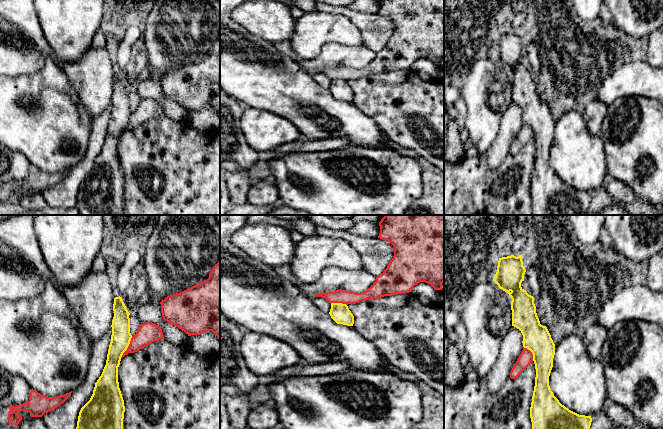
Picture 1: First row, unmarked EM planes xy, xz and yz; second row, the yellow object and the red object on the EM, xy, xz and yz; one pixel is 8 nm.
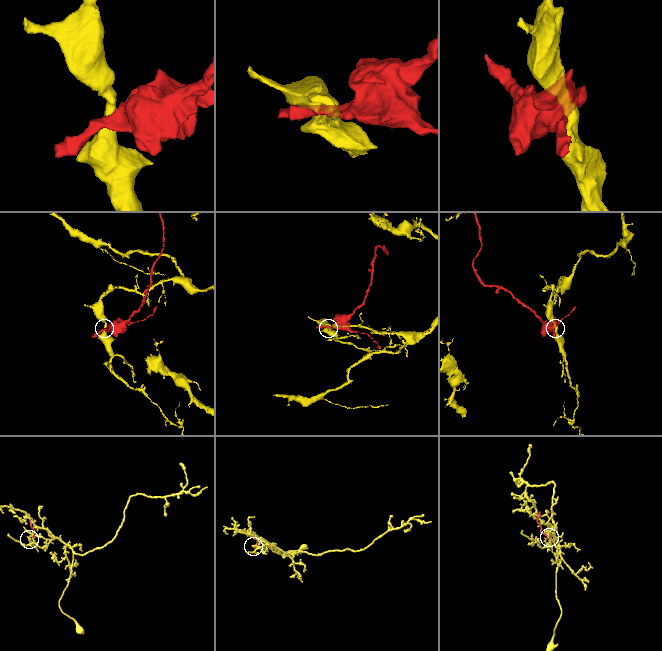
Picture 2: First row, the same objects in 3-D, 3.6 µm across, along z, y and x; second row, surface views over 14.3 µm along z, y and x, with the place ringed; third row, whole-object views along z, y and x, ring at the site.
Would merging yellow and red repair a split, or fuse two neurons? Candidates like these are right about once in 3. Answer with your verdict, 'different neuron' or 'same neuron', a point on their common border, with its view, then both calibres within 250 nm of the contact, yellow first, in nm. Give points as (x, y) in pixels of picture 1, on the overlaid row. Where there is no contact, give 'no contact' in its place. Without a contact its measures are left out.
different neuron; contact xy (127, 347); calibres 160 and 170 nm

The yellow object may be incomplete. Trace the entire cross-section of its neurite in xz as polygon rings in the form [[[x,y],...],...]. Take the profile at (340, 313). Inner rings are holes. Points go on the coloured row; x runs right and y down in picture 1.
[[[331,303],[329,314],[337,324],[347,326],[353,326],[354,324],[354,316],[346,304]]]

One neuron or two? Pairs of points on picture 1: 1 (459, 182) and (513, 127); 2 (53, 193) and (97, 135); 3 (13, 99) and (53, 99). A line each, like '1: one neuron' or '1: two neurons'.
1: two neurons
2: one neuron
3: one neuron

